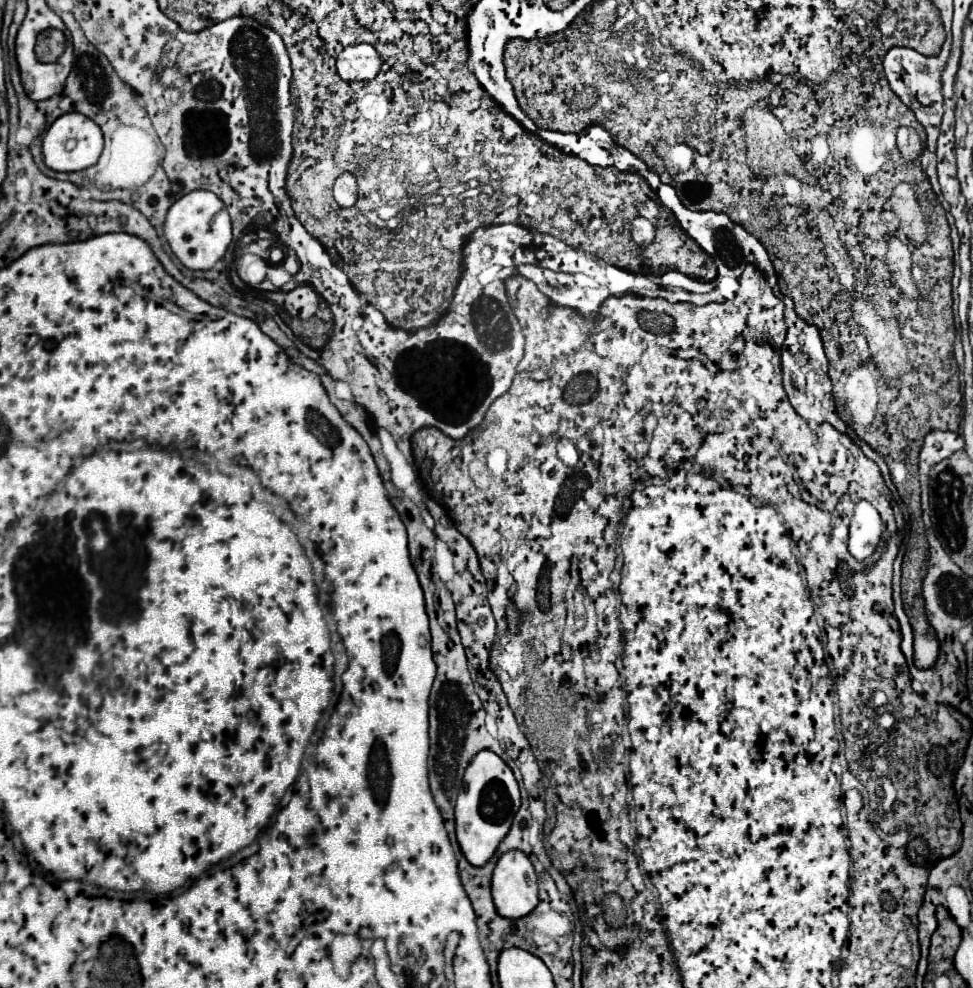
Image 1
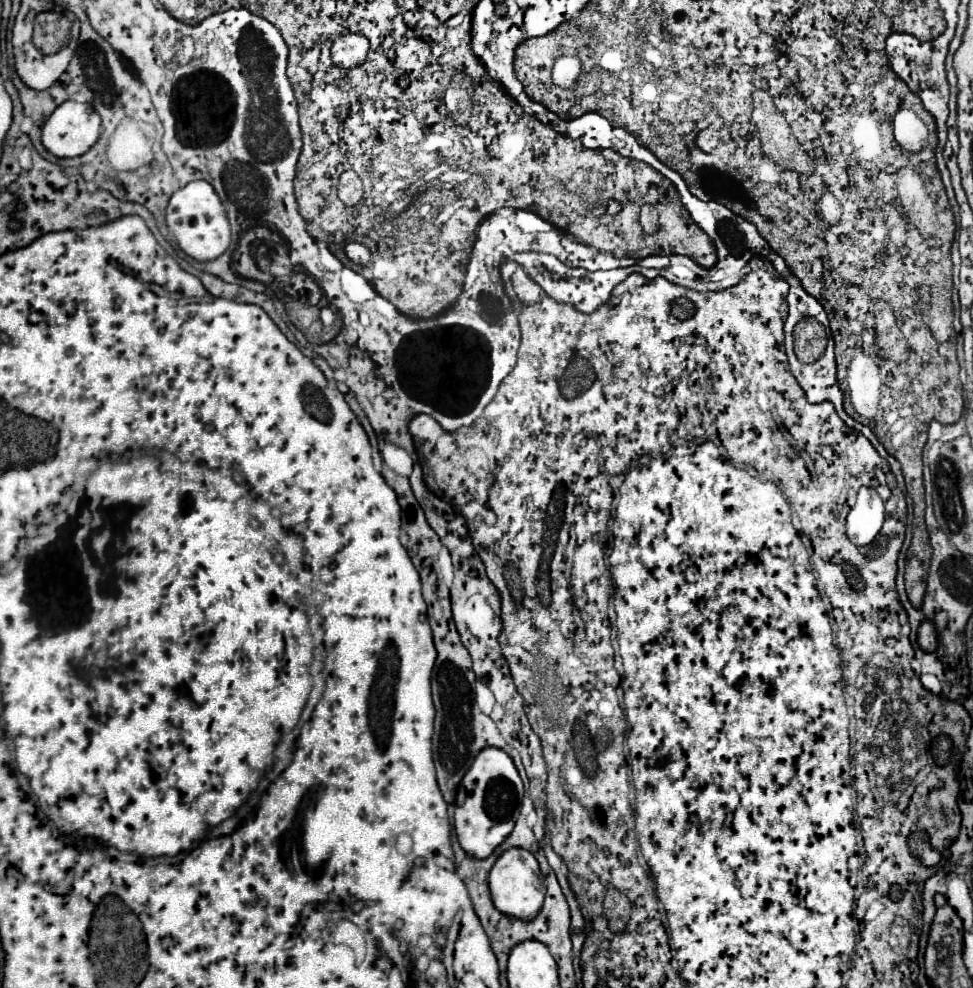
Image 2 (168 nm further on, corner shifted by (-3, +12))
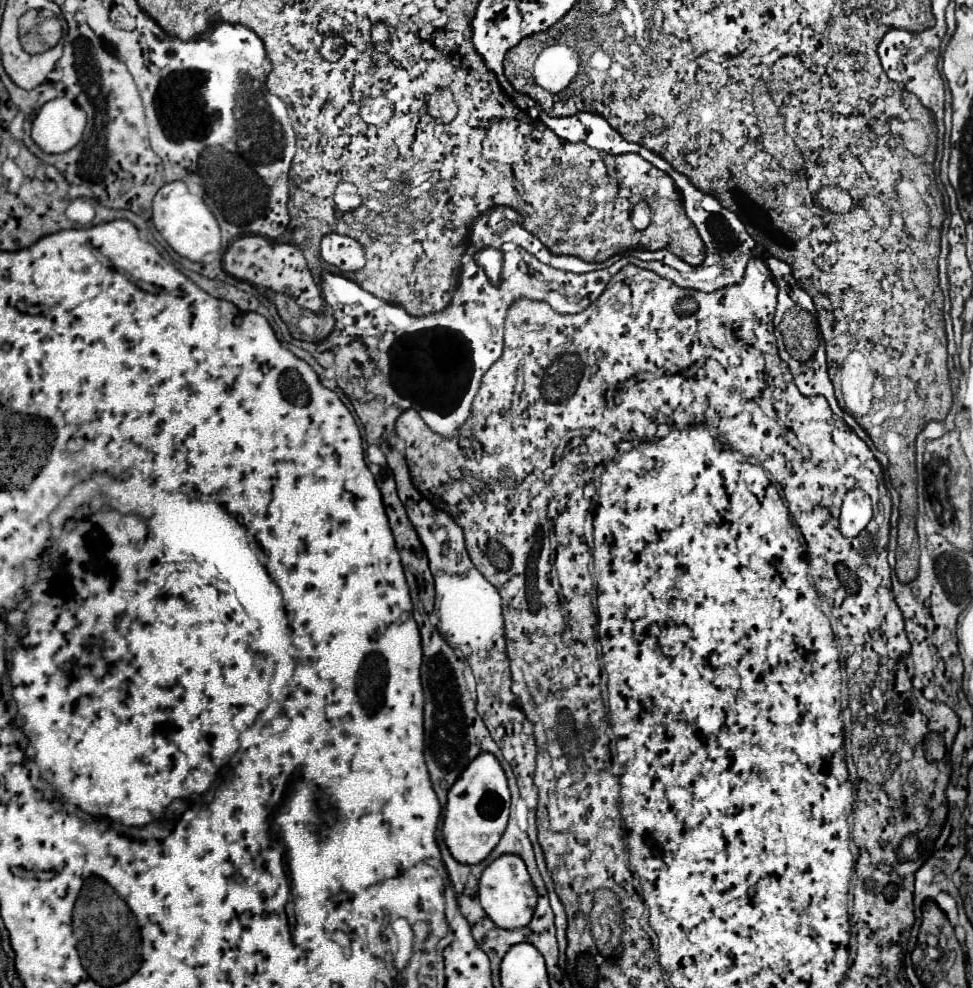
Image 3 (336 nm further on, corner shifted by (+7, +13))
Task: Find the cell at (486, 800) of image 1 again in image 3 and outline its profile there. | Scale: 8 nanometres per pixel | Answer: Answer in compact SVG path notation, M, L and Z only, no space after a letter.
M479 754L449 790L443 812L443 839L461 864L479 864L501 840L509 820L509 788L505 772L493 754Z

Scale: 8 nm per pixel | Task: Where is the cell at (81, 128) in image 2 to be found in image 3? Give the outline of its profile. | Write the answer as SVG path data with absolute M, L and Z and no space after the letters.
M69 98L49 100L33 120L33 140L47 154L71 150L83 136L85 112Z

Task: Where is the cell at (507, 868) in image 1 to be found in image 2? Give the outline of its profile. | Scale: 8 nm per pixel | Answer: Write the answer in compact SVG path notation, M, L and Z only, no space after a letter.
M521 847L507 849L495 861L495 865L489 873L489 889L491 889L493 905L503 915L511 915L517 919L533 919L539 913L543 899L545 899L545 885L543 885L543 875L541 875L539 863L531 851L521 849Z

